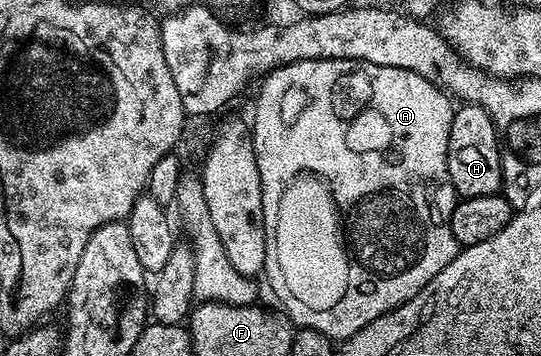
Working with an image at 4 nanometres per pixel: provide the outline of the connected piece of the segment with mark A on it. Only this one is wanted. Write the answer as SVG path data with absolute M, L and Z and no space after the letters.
M346 58L292 62L269 71L262 82L265 83L253 110L253 126L251 122L255 156L261 164L261 182L285 182L285 186L289 186L285 198L281 198L281 226L277 226L277 250L281 250L281 262L277 267L285 270L285 283L293 286L293 295L301 298L305 306L313 306L313 314L309 314L309 310L289 310L289 314L298 327L318 330L334 340L344 340L367 328L371 320L379 320L379 316L411 300L411 296L431 284L431 280L455 260L459 244L449 227L449 211L457 206L459 195L451 184L447 168L447 144L455 106L450 95L415 72L370 62L357 63Z

